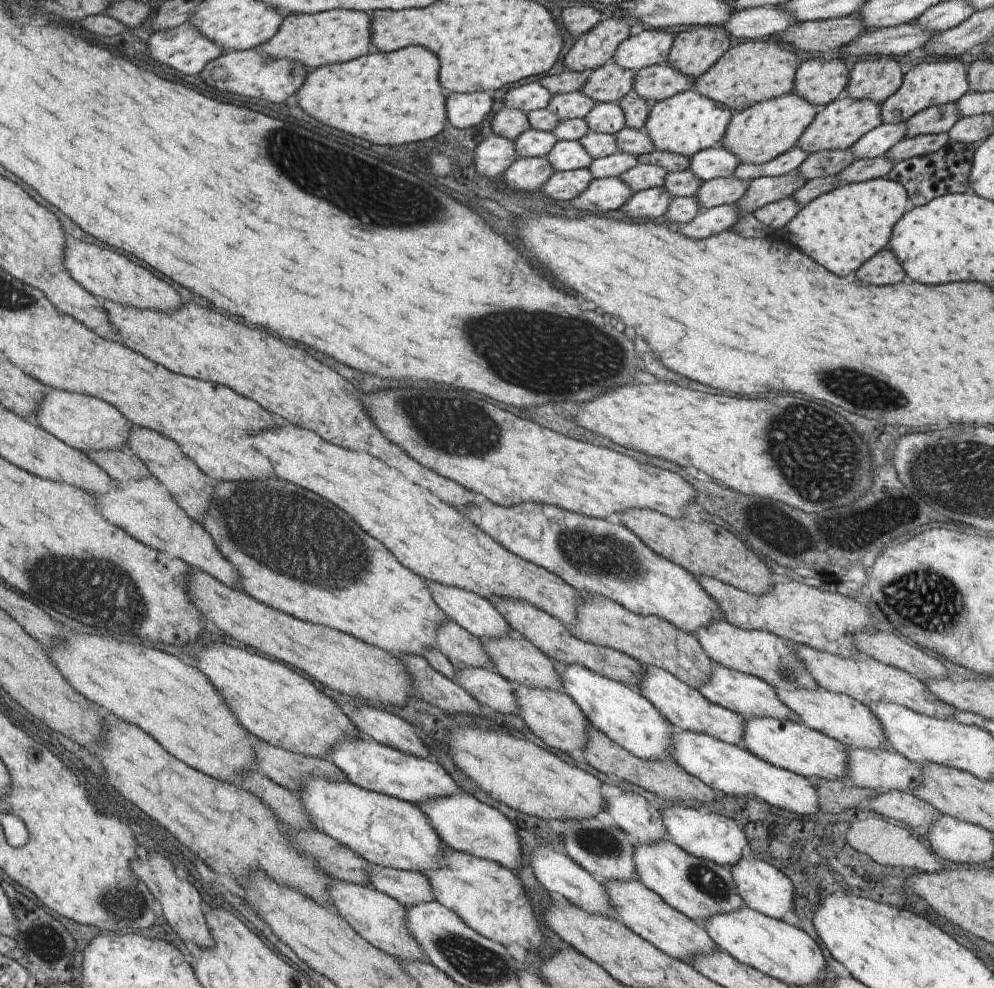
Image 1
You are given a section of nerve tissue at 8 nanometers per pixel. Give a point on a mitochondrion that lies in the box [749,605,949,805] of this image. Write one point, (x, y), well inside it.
(790, 672)

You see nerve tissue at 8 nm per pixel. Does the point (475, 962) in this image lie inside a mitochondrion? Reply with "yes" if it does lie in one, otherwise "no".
yes

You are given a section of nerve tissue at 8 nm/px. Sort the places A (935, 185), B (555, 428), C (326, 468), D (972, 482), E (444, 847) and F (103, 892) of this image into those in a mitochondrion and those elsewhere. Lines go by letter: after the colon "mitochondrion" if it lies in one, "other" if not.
A: other
B: other
C: other
D: mitochondrion
E: other
F: mitochondrion

